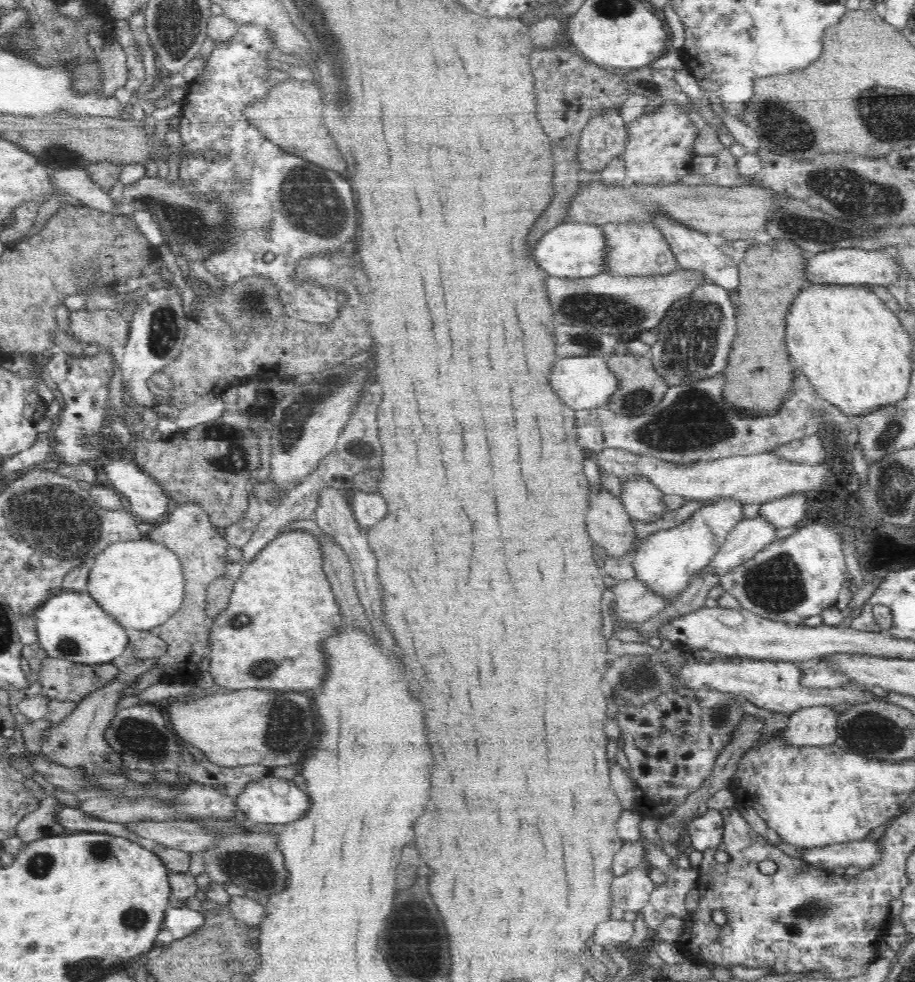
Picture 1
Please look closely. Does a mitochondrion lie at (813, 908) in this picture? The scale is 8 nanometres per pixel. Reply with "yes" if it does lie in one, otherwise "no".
yes

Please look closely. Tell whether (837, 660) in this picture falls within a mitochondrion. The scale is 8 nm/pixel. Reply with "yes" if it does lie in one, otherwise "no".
no

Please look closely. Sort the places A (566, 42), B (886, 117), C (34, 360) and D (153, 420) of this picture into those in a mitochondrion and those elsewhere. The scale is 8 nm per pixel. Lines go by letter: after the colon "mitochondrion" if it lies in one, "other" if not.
A: other
B: mitochondrion
C: other
D: other

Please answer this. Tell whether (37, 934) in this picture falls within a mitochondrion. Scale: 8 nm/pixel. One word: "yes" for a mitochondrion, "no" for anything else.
no

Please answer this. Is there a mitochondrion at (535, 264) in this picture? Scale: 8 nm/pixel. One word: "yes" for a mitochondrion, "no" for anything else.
no

